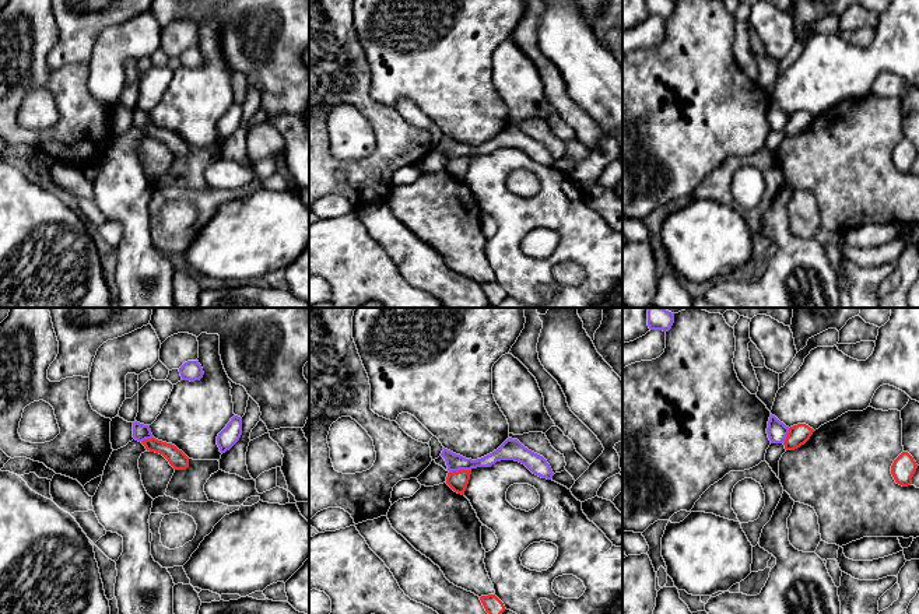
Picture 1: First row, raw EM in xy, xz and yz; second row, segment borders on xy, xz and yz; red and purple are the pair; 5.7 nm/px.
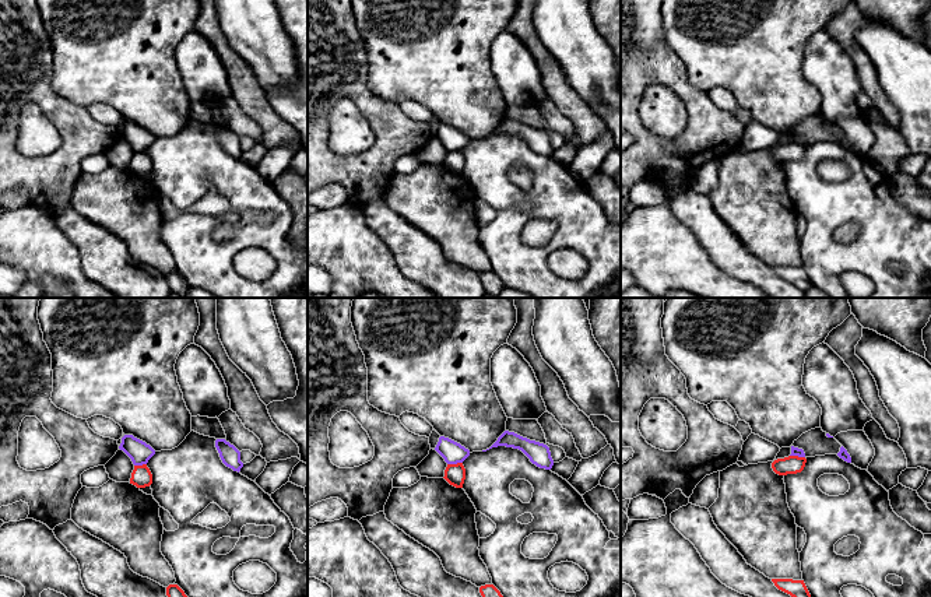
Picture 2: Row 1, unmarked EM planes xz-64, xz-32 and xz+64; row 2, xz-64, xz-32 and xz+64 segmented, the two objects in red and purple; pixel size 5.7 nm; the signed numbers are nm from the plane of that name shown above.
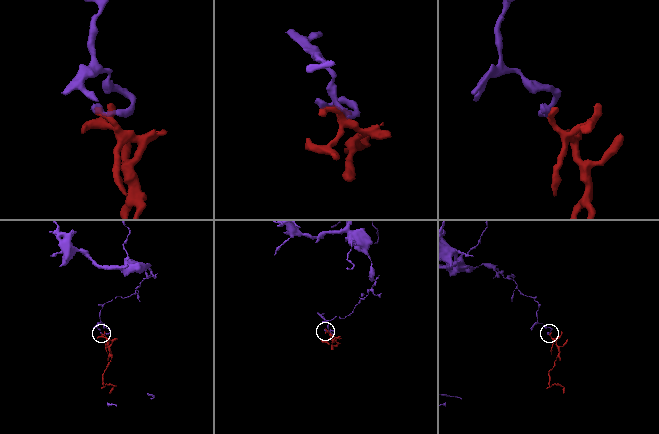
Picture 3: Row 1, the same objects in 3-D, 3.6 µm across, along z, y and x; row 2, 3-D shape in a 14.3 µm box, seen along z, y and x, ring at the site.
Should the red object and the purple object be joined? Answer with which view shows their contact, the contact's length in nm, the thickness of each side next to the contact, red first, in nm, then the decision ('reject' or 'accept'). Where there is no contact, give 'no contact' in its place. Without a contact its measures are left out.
xz | 130 nm | 110/100 nm | reject

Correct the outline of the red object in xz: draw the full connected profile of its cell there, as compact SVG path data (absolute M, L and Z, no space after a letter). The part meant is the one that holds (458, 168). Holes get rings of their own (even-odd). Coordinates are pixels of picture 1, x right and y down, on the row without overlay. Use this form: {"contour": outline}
{"contour": "M459 157L453 159L448 159L446 171L457 180L464 182L470 166L471 157Z"}

